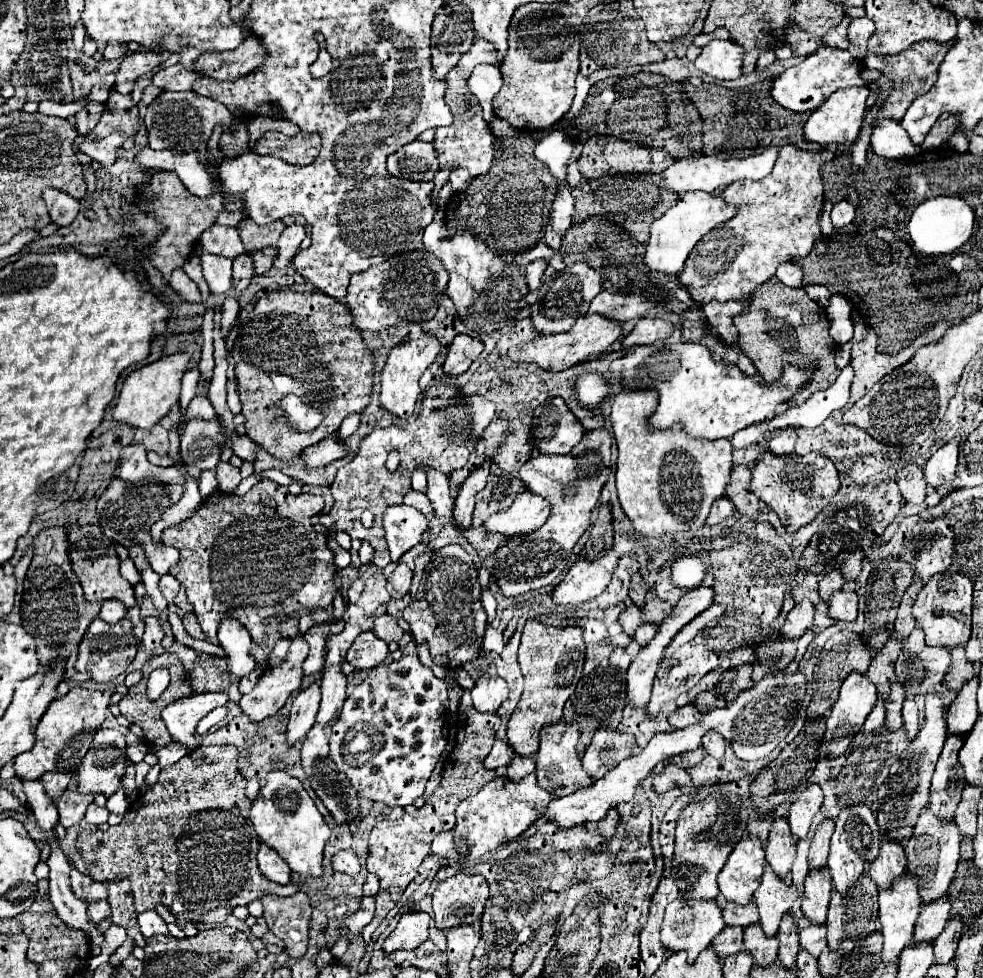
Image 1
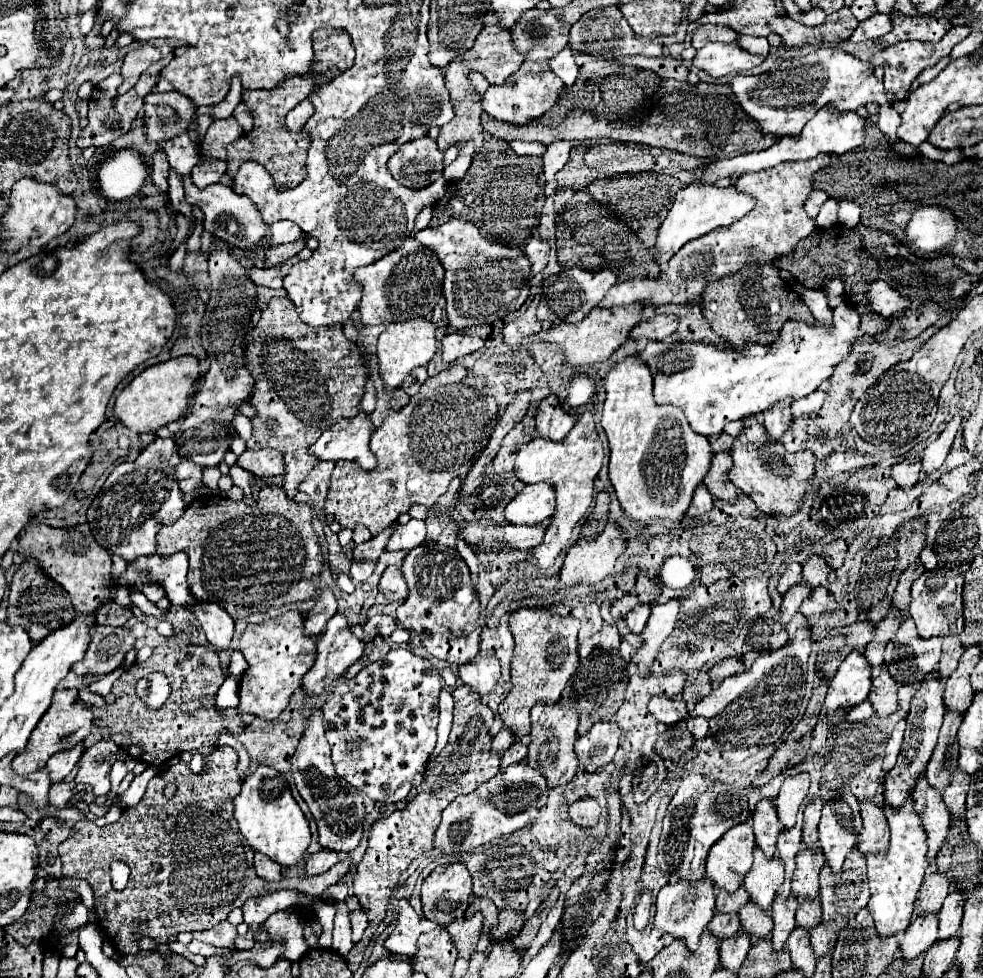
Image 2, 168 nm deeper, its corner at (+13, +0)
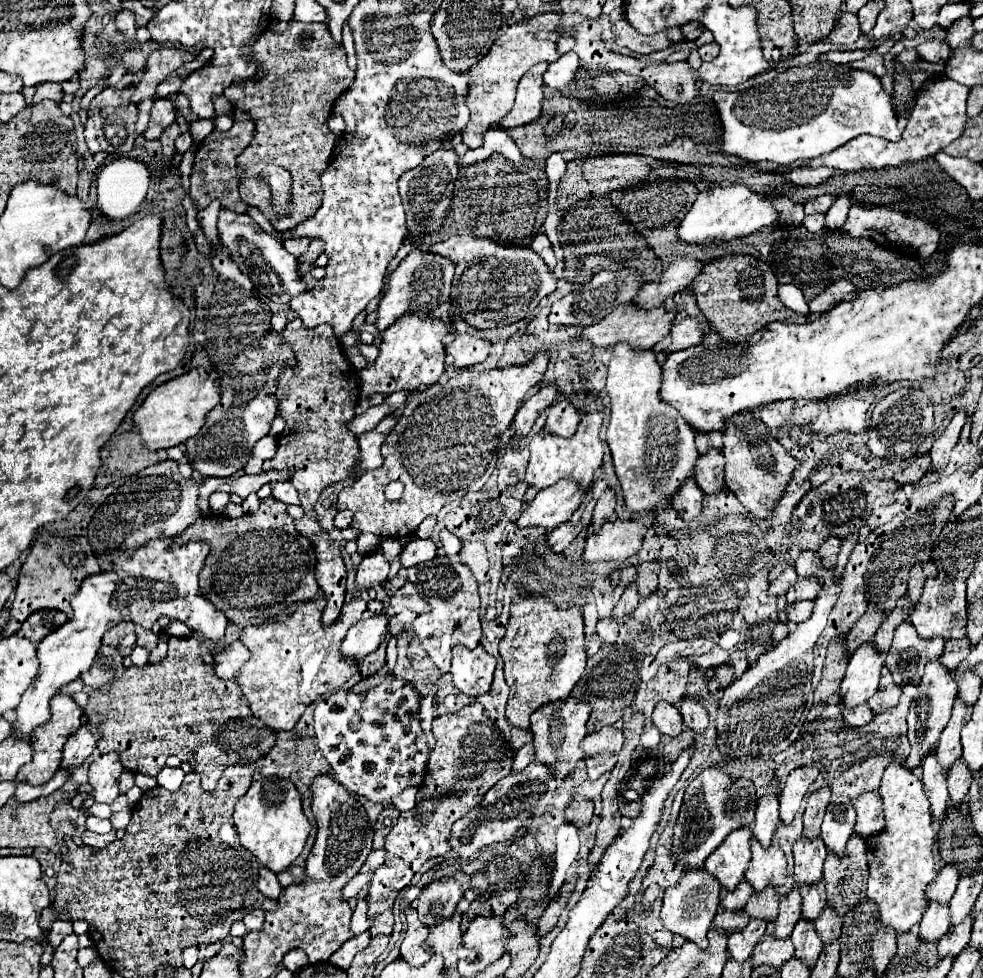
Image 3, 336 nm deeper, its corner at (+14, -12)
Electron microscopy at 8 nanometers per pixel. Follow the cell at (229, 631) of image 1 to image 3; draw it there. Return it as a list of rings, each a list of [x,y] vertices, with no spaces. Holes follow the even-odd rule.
[[[155,538],[149,544],[137,548],[131,554],[121,554],[113,560],[113,566],[109,572],[99,572],[93,574],[89,578],[83,580],[79,592],[73,596],[71,600],[71,608],[73,608],[73,618],[69,618],[61,628],[57,628],[53,634],[45,636],[45,640],[39,642],[37,646],[37,654],[39,654],[39,672],[37,678],[33,680],[33,684],[25,690],[21,704],[17,706],[17,720],[13,722],[13,732],[21,734],[21,736],[31,736],[31,732],[45,724],[49,720],[49,700],[53,694],[57,694],[61,690],[61,686],[69,684],[71,680],[79,678],[81,674],[85,674],[101,646],[101,638],[103,634],[113,628],[115,624],[123,622],[123,620],[131,620],[133,624],[143,626],[145,630],[151,630],[153,624],[161,618],[167,616],[171,620],[179,620],[183,624],[187,624],[191,630],[199,632],[203,638],[219,642],[223,640],[225,634],[225,626],[227,626],[227,618],[221,616],[221,612],[217,612],[217,608],[213,608],[213,604],[203,598],[201,590],[199,590],[199,572],[205,564],[205,558],[209,554],[209,544],[201,542],[201,540],[191,540],[175,550],[171,550],[175,538]]]

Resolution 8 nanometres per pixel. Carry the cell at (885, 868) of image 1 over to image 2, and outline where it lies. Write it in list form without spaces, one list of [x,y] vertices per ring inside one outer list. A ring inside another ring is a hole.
[[[862,802],[860,808],[862,808],[862,832],[858,840],[858,850],[864,856],[886,852],[890,830],[888,830],[882,808],[872,802]]]

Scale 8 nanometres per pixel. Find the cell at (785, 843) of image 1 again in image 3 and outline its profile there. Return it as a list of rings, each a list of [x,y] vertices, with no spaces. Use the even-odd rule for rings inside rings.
[[[765,794],[757,804],[757,816],[753,824],[753,834],[765,848],[771,844],[777,822],[779,822],[779,798],[777,794]]]

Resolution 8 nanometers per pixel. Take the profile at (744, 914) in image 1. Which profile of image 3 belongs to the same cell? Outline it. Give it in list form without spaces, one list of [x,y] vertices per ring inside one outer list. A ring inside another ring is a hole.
[[[745,878],[741,880],[741,884],[733,892],[721,888],[721,908],[725,908],[725,910],[741,910],[751,894],[753,894],[753,888],[749,888],[749,882]]]

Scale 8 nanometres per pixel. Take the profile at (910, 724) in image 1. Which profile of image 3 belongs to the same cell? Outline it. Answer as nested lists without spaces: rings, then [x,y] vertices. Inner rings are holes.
[[[893,760],[883,774],[879,794],[883,798],[885,828],[867,840],[867,858],[869,858],[869,886],[867,896],[877,902],[881,920],[887,926],[893,926],[897,934],[913,930],[927,908],[925,886],[935,880],[935,832],[931,828],[929,800],[923,792],[923,784]]]

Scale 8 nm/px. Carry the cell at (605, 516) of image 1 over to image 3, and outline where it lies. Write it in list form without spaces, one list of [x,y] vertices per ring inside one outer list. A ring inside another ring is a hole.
[[[605,490],[601,494],[601,498],[597,500],[595,512],[593,512],[593,522],[591,526],[595,528],[595,532],[609,520],[615,520],[615,502],[617,502],[617,494],[613,490]]]

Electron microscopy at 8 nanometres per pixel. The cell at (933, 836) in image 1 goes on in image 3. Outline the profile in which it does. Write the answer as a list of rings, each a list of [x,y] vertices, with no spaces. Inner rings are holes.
[[[935,748],[923,760],[923,786],[925,786],[925,794],[929,796],[933,816],[937,820],[943,820],[945,810],[947,810],[947,798],[949,798],[949,792],[947,792],[947,772],[945,772],[945,768],[941,768],[937,764]]]

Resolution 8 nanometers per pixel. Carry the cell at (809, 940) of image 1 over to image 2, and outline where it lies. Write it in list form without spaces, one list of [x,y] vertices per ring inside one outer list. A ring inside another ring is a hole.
[[[818,898],[810,900],[810,902],[802,902],[796,910],[796,924],[798,924],[798,928],[812,932],[820,924],[820,916],[822,916],[822,910],[820,910]]]

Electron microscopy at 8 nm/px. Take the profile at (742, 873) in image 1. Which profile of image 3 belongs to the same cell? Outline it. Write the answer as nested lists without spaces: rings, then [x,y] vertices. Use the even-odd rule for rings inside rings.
[[[739,828],[733,830],[719,848],[715,848],[715,852],[711,852],[709,860],[705,862],[705,870],[709,874],[713,874],[727,890],[733,890],[751,860],[751,852],[749,852],[749,838],[751,838],[751,830],[749,828]]]

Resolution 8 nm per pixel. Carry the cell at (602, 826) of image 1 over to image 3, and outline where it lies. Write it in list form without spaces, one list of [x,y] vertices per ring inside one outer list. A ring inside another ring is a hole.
[[[573,796],[567,804],[567,810],[565,810],[565,818],[575,824],[577,828],[583,828],[583,826],[589,826],[591,824],[591,818],[593,818],[593,802],[589,798],[583,798],[583,796]]]

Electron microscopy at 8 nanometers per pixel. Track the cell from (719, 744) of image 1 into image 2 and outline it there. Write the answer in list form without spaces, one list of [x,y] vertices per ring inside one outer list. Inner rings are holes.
[[[702,716],[690,718],[690,720],[688,720],[688,730],[690,730],[690,734],[692,734],[696,740],[702,740],[702,738],[706,738],[706,732],[708,732],[708,720],[702,718]]]

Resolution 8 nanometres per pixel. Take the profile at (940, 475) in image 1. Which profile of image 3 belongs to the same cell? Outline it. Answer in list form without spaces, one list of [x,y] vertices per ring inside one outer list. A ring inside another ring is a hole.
[[[959,410],[959,412],[951,418],[947,430],[935,440],[935,444],[933,444],[933,448],[931,448],[931,460],[933,460],[933,468],[935,468],[937,472],[941,472],[941,470],[947,466],[949,454],[951,454],[953,446],[957,444],[959,432],[961,432],[961,428],[963,428],[965,422],[967,422],[967,414],[965,414],[963,410]]]

